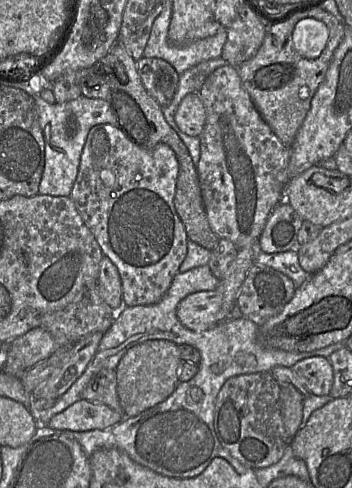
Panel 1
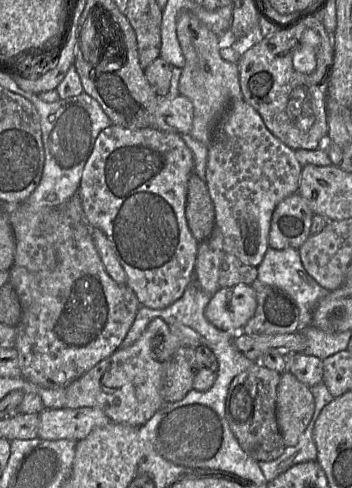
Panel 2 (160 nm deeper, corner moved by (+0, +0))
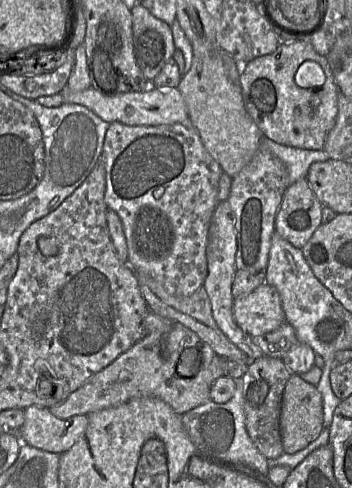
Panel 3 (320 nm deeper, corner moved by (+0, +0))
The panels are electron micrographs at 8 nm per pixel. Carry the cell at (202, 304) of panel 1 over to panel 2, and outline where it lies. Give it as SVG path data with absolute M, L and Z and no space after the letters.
M237 284L221 287L210 296L205 308L206 319L216 328L242 332L257 307L256 285Z

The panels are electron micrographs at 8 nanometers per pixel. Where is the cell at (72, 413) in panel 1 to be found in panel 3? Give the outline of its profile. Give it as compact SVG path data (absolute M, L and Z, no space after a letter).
M30 406L24 409L24 423L18 436L24 444L61 455L85 432L88 415L60 419L54 416L49 408Z

